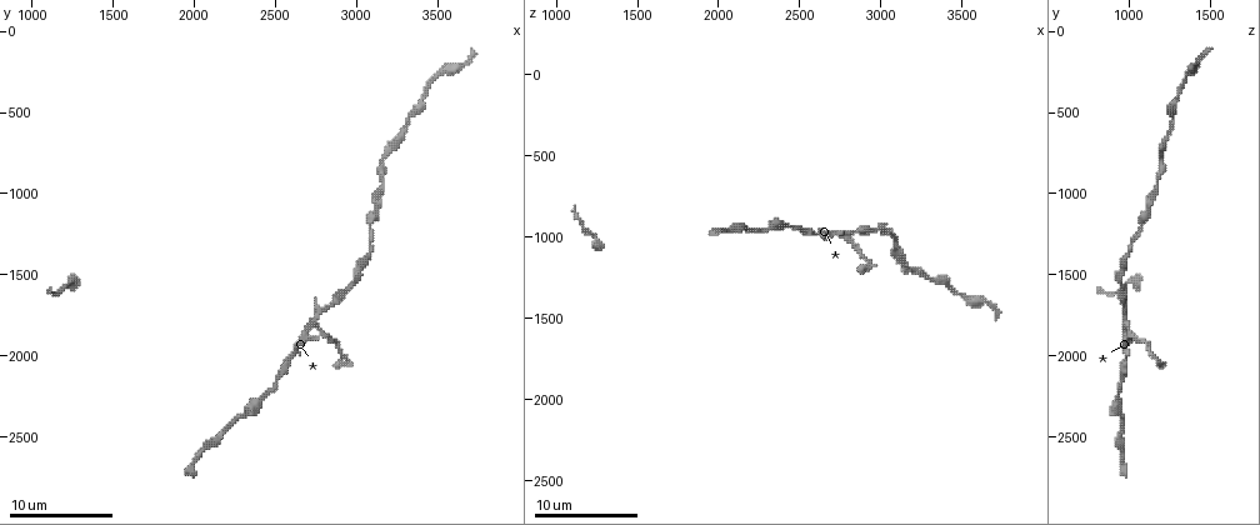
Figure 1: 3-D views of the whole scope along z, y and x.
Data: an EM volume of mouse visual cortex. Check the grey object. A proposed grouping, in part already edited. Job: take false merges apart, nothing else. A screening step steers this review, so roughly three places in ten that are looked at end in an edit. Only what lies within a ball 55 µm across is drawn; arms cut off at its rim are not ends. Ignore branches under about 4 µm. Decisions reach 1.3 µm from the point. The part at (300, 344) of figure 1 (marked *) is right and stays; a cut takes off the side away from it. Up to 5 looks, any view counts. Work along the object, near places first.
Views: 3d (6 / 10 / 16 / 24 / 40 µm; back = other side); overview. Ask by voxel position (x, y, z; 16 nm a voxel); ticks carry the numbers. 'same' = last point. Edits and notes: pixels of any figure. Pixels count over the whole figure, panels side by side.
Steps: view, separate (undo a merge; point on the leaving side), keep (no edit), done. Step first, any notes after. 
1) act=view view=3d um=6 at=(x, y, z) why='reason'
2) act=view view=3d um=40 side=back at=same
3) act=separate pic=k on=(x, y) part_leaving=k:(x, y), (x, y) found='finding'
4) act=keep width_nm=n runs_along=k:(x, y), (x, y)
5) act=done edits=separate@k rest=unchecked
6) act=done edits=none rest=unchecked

act=view view=3d um=16 at=(2420, 2240, 920) why='sudden change in width'

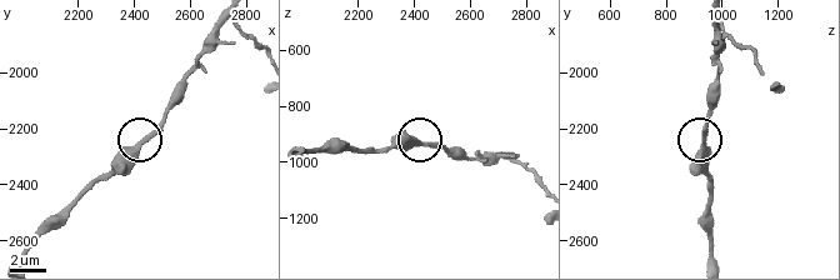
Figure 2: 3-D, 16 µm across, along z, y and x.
act=view view=3d um=6 at=(2430, 2260, 930)

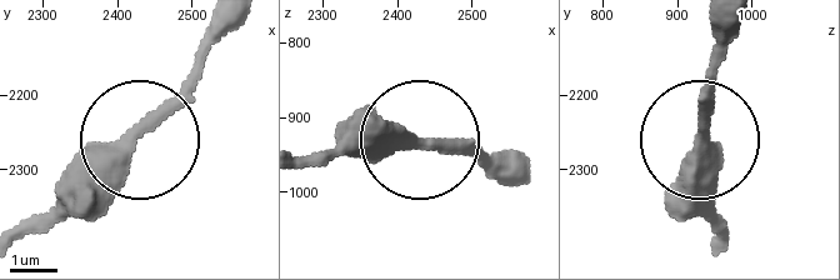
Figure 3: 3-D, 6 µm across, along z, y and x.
act=keep runs_along=3:(736, 26), (704, 134), (711, 225) found='continuous, no second cell'

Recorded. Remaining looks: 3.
act=view view=3d um=16 at=(2780, 1820, 1000) why='looks like a crossing'

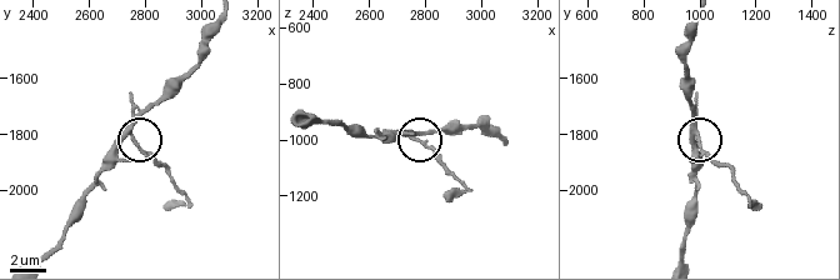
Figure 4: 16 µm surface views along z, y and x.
act=keep runs_along=4:(105, 171), (135, 158), (141, 146), (165, 165) found='all the same cell'

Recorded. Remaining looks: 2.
act=view view=3d um=10 at=(3100, 1240, 1080)

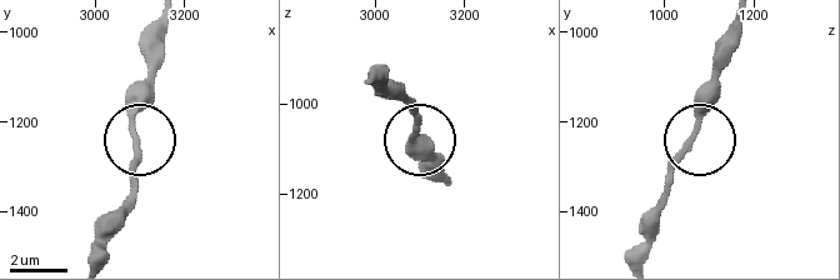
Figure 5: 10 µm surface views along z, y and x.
act=keep runs_along=5:(643, 256), (645, 220), (695, 134), (714, 58) found='continuous, no second cell'

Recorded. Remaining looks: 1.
act=done edits=none rest=unchecked

